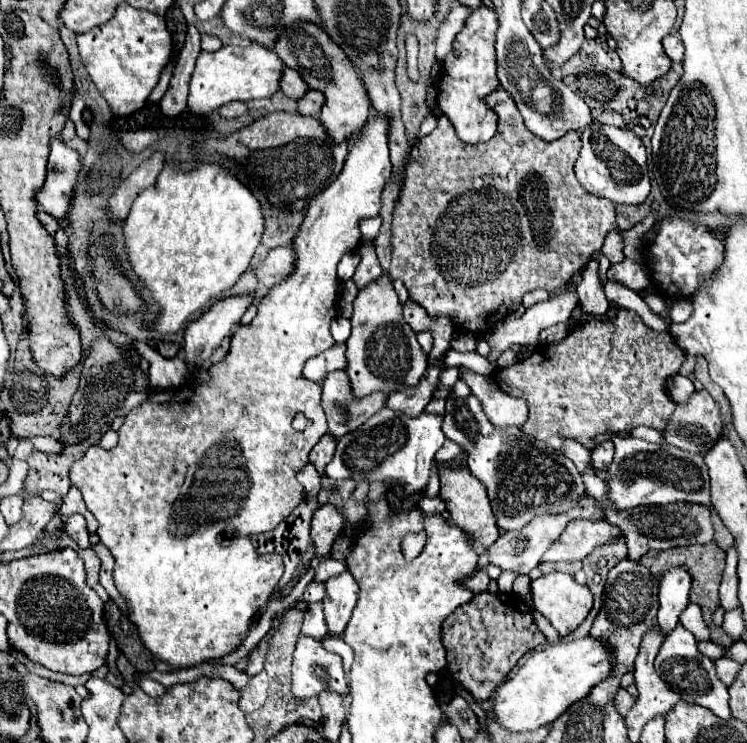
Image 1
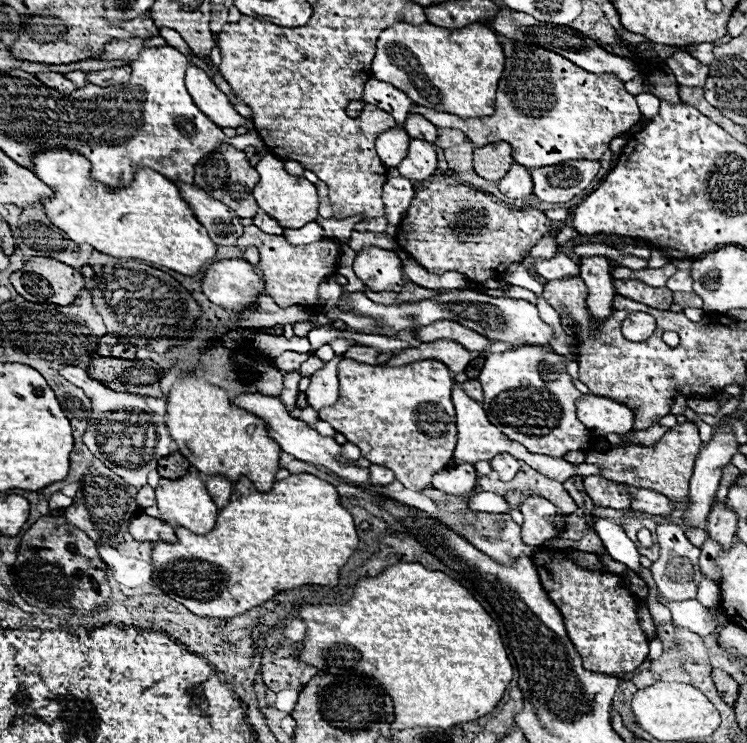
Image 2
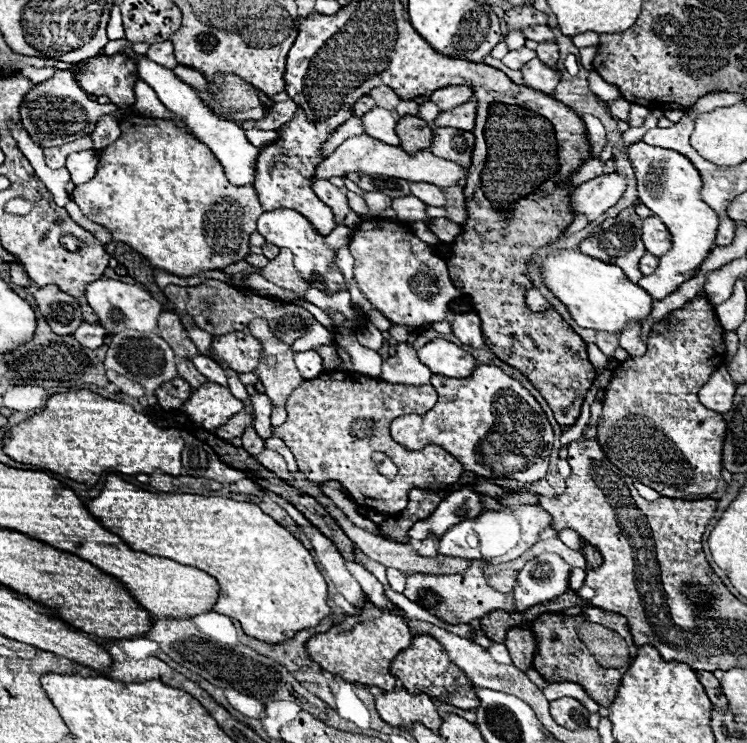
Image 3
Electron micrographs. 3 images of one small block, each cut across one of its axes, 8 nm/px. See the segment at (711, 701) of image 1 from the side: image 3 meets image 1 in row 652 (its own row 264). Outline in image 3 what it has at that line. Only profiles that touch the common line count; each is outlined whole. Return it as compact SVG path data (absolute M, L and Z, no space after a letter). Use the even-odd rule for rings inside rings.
M642 142L632 144L628 148L628 156L634 164L640 202L646 204L666 224L672 236L670 252L658 256L658 268L638 282L638 286L644 288L652 296L652 300L662 300L698 274L700 264L712 252L720 220L708 204L702 204L702 200L698 200L702 176L698 176L698 170L694 168L694 164L690 164L690 160L686 160L686 156Z

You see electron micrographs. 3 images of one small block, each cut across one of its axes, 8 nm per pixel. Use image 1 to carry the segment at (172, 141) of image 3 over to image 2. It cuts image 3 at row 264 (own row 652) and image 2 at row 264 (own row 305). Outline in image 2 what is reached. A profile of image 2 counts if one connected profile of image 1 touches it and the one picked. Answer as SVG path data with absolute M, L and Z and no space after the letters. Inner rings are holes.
M244 226L242 240L238 246L246 250L250 244L260 250L260 272L264 276L265 293L274 299L281 308L293 305L306 306L311 309L318 306L318 284L334 274L336 260L340 256L340 246L334 240L320 240L308 246L294 246L284 236L274 236L258 230L256 226Z

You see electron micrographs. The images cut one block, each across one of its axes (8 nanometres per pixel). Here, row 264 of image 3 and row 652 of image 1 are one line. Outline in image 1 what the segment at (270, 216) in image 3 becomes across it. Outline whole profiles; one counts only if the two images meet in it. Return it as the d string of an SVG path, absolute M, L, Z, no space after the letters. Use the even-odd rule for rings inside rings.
M300 636L292 664L292 694L296 698L308 698L324 690L348 692L342 658L324 650L318 640Z

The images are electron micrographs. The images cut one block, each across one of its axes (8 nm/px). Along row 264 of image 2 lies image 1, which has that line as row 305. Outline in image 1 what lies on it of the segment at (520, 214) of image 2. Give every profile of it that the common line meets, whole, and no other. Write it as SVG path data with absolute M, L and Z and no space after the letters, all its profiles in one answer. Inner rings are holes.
M500 86L494 94L490 94L490 98L486 98L486 102L496 108L498 114L498 130L496 134L482 144L466 144L460 138L456 138L454 128L450 124L450 120L446 116L438 116L438 126L432 134L420 138L414 146L412 146L412 156L410 162L406 166L406 180L394 210L394 222L392 222L392 264L388 268L388 276L390 278L400 278L408 292L410 298L414 302L418 302L420 306L426 308L428 314L432 316L450 316L454 320L454 324L460 328L464 326L464 330L474 332L474 334L484 334L490 326L494 326L498 320L502 320L508 314L510 304L520 302L522 296L530 290L536 288L544 288L548 292L558 290L560 286L566 286L570 282L570 278L574 276L576 270L580 270L596 250L602 248L602 242L606 238L608 232L616 230L616 208L610 200L606 198L598 198L594 194L588 194L582 184L576 180L574 176L574 162L580 154L580 134L570 132L558 140L546 142L542 138L538 138L536 134L530 134L530 130L524 126L524 120L512 100L512 96Z

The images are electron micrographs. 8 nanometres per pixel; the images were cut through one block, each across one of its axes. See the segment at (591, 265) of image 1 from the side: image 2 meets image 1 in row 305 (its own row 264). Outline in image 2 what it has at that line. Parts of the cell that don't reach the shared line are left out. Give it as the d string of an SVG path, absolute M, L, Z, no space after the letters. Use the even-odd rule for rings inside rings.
M582 256L580 258L582 280L588 286L588 308L596 320L604 320L610 314L610 304L616 294L610 276L610 264L604 256Z

